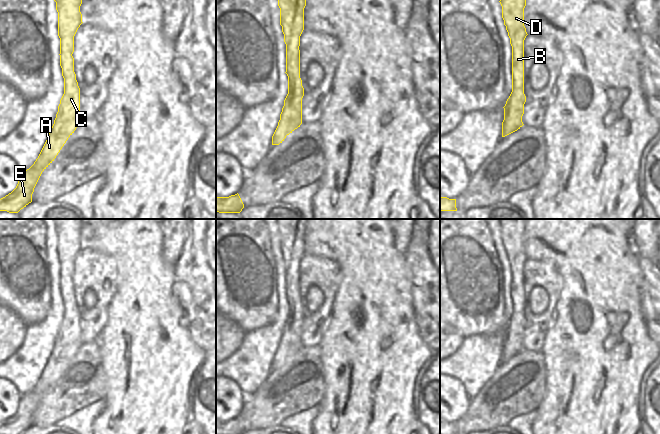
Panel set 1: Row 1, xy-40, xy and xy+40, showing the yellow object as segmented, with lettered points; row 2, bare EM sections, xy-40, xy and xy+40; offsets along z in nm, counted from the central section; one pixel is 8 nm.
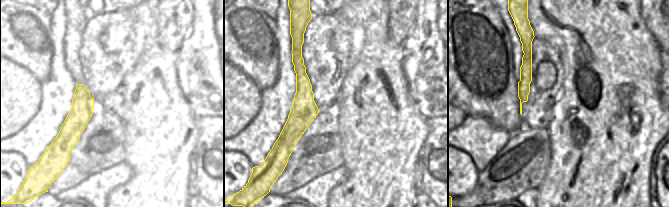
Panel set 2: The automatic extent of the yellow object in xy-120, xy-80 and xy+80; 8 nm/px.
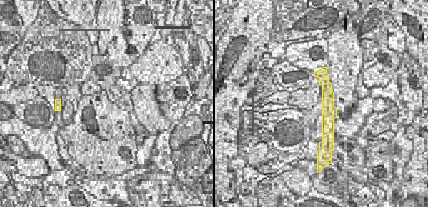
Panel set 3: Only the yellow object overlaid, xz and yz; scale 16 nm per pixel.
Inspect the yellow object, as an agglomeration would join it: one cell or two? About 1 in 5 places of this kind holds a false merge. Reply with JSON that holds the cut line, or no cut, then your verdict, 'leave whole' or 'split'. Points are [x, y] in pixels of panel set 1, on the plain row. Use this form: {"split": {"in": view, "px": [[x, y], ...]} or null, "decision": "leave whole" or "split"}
{"split": null, "decision": "leave whole"}

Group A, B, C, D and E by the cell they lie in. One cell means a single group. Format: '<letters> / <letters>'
A B C D E

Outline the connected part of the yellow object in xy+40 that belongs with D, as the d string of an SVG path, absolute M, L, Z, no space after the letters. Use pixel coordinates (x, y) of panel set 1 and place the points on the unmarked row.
M500 219L499 226L512 270L512 316L503 331L502 361L505 361L524 349L524 264L528 259L524 250L526 219Z

